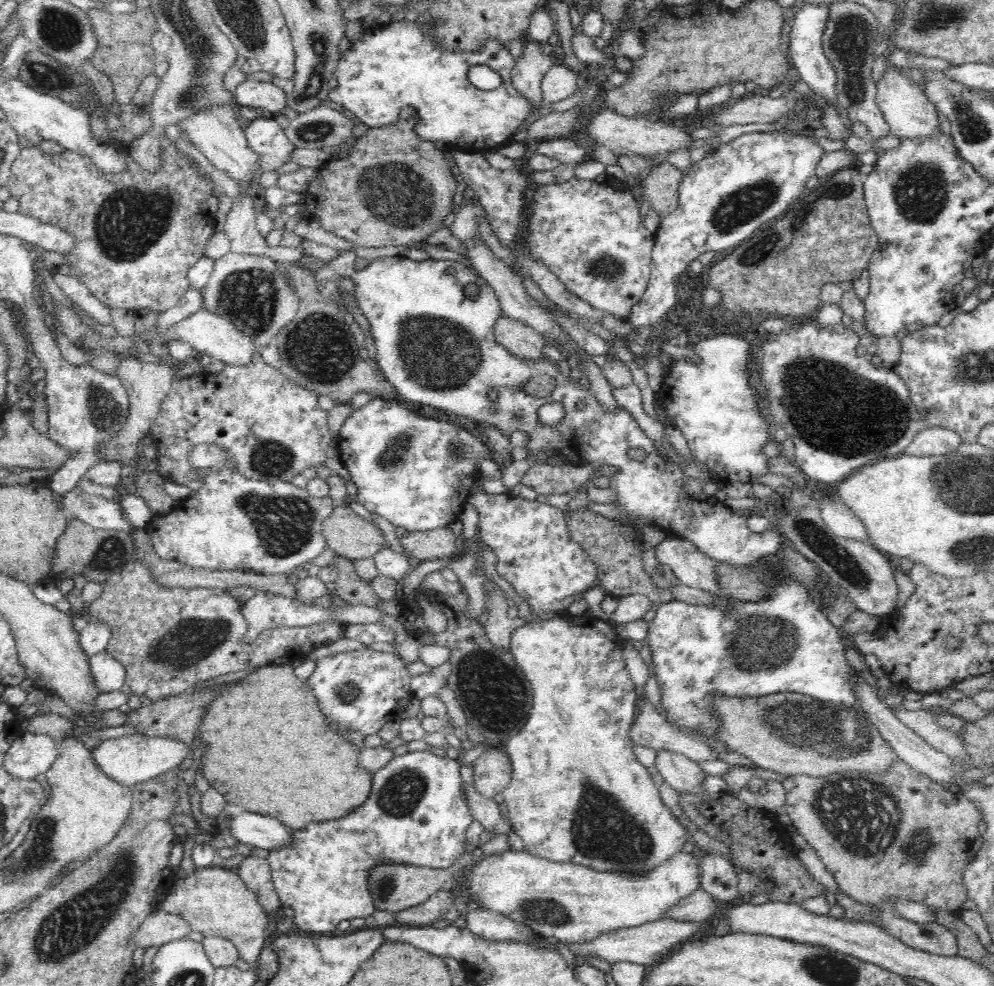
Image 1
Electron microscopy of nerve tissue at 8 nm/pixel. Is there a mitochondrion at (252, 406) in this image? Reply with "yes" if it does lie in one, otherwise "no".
no

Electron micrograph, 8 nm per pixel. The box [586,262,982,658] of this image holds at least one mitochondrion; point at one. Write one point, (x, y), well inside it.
(880, 416)

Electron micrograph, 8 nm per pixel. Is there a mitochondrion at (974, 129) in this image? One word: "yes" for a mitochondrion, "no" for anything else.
yes

